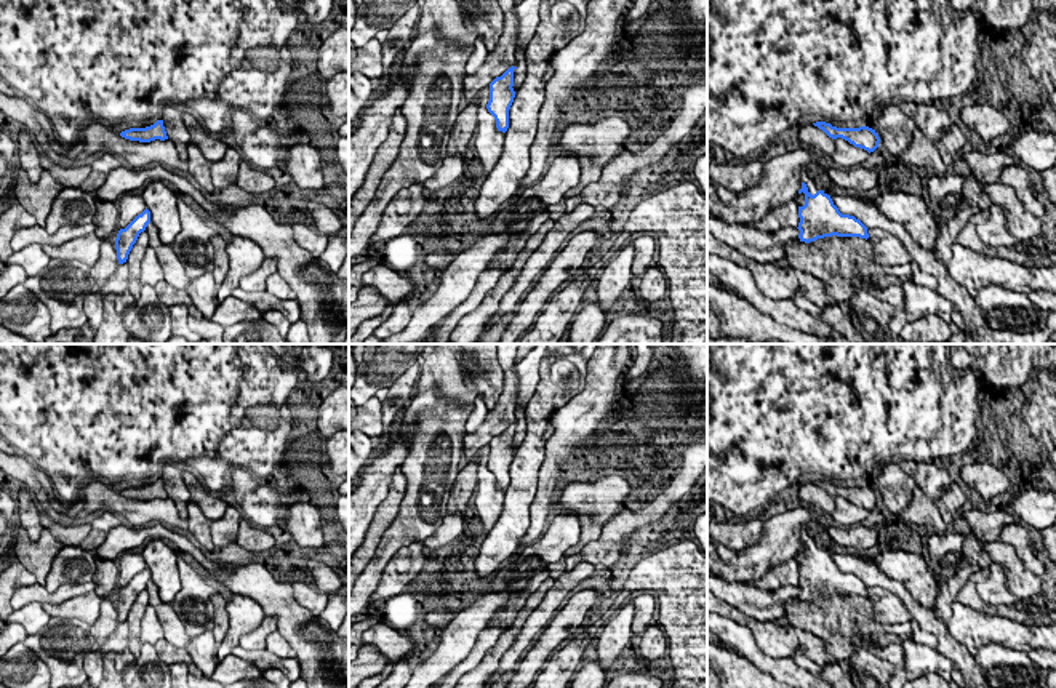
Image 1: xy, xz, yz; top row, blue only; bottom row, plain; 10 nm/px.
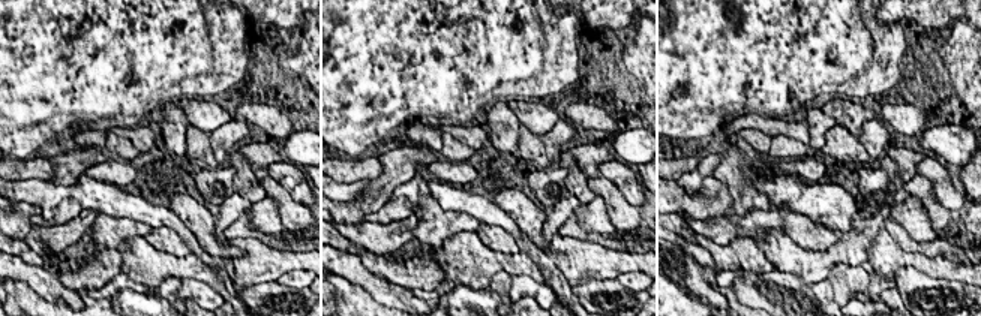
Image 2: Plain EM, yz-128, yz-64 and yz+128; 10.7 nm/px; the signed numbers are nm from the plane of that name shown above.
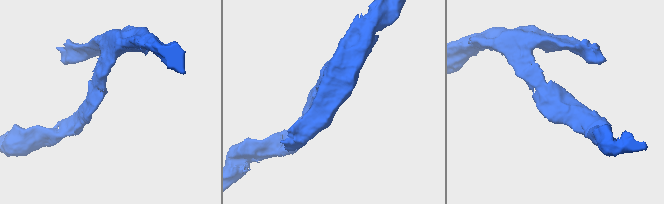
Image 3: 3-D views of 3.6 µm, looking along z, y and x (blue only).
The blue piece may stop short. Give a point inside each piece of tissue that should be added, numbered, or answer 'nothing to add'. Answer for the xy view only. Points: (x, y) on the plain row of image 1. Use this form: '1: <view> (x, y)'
nothing to add

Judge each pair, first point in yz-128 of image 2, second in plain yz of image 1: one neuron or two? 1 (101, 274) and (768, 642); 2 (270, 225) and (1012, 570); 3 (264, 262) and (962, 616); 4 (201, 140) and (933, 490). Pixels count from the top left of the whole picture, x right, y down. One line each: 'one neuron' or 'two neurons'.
1: one neuron
2: two neurons
3: one neuron
4: two neurons

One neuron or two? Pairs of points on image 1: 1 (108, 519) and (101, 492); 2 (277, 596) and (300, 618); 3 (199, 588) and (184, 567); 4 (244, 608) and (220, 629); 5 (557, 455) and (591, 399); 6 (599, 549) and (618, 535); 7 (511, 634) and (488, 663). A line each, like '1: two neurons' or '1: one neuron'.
1: two neurons
2: one neuron
3: one neuron
4: two neurons
5: one neuron
6: one neuron
7: one neuron

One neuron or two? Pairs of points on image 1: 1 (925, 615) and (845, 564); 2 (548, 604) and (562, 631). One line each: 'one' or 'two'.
1: one
2: two

